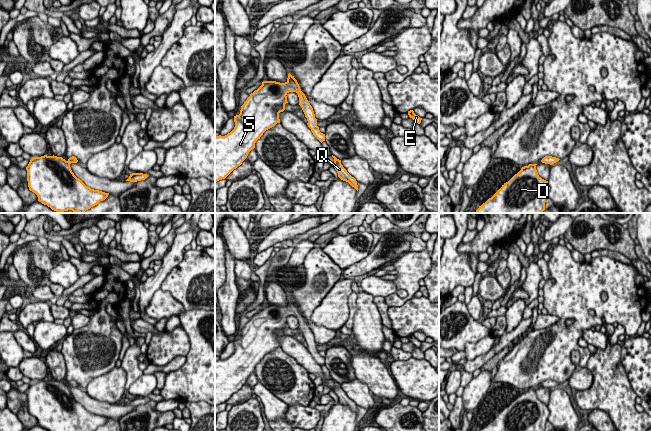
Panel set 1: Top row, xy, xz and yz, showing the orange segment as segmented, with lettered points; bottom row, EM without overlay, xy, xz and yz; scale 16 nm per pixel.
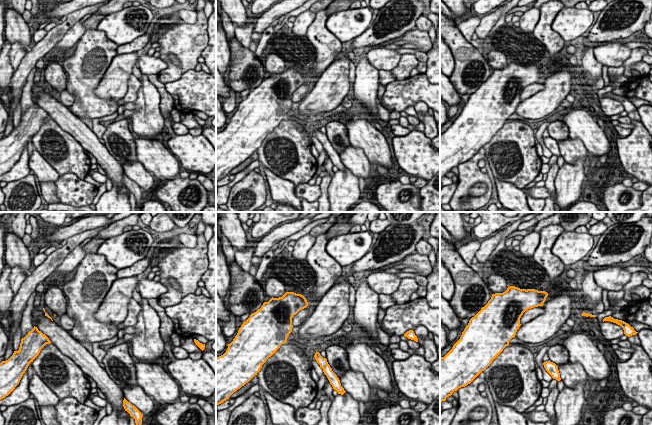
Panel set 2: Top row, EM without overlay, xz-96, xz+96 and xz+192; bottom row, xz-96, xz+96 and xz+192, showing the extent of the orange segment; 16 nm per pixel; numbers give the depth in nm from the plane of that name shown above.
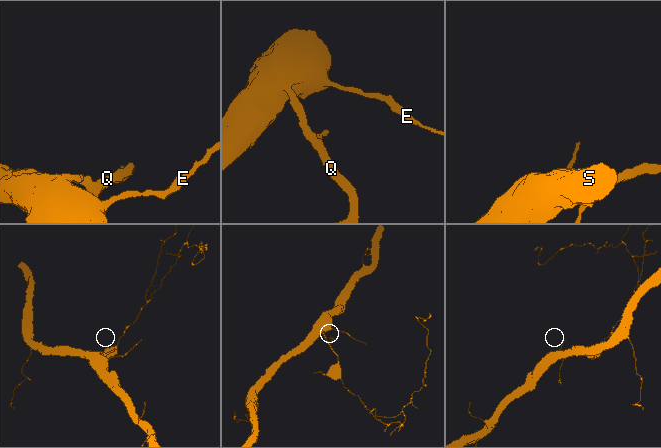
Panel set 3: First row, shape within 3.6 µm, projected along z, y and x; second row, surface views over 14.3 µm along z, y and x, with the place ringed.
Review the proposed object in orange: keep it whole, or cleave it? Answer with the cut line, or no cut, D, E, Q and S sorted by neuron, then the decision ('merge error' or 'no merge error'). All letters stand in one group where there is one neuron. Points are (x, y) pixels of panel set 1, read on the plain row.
cut none; groups D E Q S; no merge error

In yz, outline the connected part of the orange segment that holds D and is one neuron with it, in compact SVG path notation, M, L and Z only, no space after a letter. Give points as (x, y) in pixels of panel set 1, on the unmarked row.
M536 389L522 391L479 431L545 431L550 411L538 399Z

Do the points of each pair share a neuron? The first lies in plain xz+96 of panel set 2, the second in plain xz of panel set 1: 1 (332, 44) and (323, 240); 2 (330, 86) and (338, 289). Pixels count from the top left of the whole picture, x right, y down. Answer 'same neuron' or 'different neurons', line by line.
1: different neurons
2: same neuron

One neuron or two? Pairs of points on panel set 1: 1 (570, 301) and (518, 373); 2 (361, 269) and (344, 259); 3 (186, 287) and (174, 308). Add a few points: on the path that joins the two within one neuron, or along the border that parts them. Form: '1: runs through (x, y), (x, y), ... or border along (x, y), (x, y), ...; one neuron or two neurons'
1: runs through (562, 323), (559, 339), (544, 355), (538, 369); one neuron
2: border along (370, 252), (343, 270); two neurons
3: border along (160, 288), (168, 291), (185, 309); two neurons

